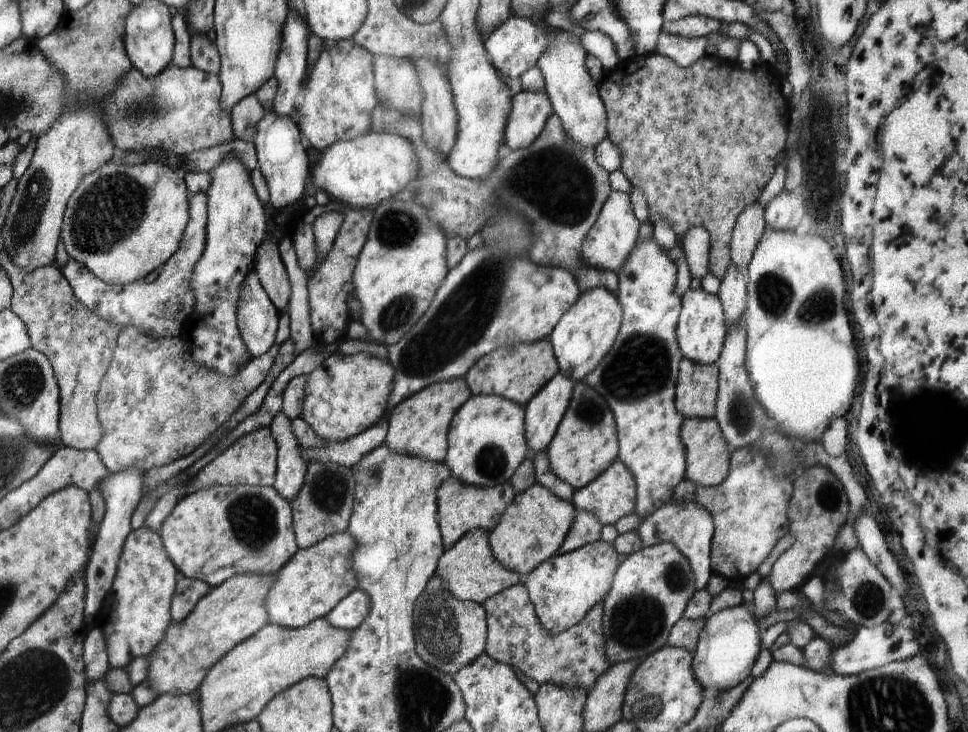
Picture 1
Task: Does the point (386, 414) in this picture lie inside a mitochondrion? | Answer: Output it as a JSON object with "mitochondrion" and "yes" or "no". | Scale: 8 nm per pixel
{"mitochondrion":"no"}

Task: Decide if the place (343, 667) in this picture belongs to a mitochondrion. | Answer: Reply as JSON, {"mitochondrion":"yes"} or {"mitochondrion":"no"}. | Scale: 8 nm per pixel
{"mitochondrion":"no"}

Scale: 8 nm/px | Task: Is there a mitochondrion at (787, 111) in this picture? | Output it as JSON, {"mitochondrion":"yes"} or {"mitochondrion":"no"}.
{"mitochondrion":"no"}

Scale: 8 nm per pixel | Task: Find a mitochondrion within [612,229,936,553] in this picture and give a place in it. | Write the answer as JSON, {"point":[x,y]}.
{"point":[777,297]}

